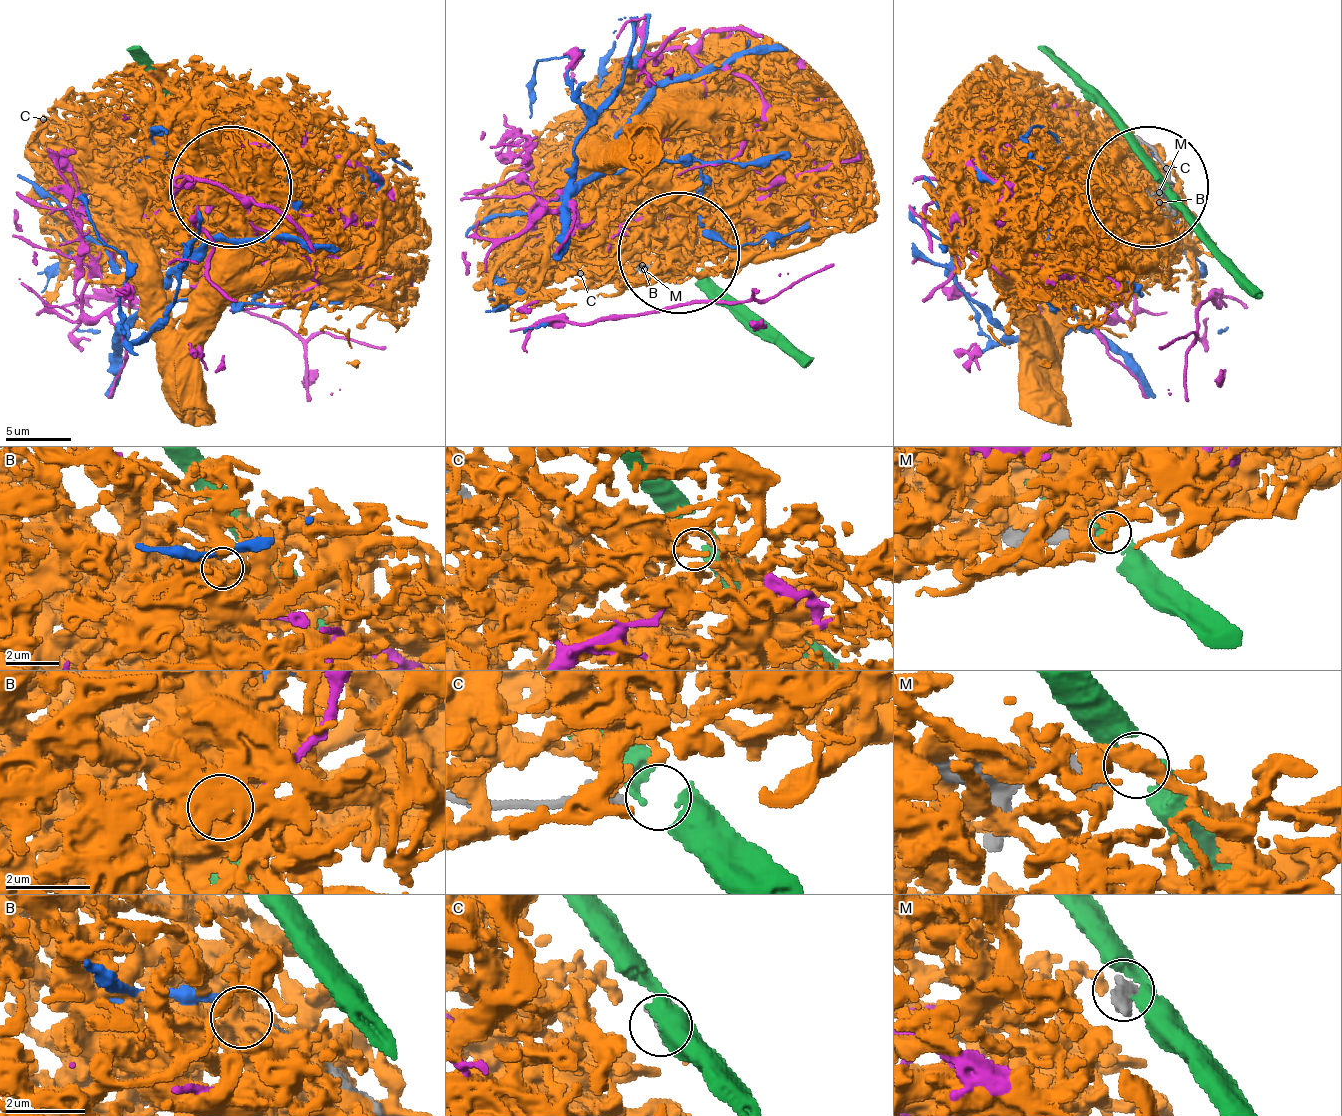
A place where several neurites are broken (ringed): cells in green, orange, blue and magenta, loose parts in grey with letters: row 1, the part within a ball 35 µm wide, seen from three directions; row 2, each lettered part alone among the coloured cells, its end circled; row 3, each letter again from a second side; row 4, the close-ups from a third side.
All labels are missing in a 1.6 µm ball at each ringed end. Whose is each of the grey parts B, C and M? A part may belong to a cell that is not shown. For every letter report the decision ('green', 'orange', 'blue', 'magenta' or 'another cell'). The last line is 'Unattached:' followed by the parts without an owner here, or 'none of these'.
B: blue
C: another cell
M: another cell
Unattached: C, M

